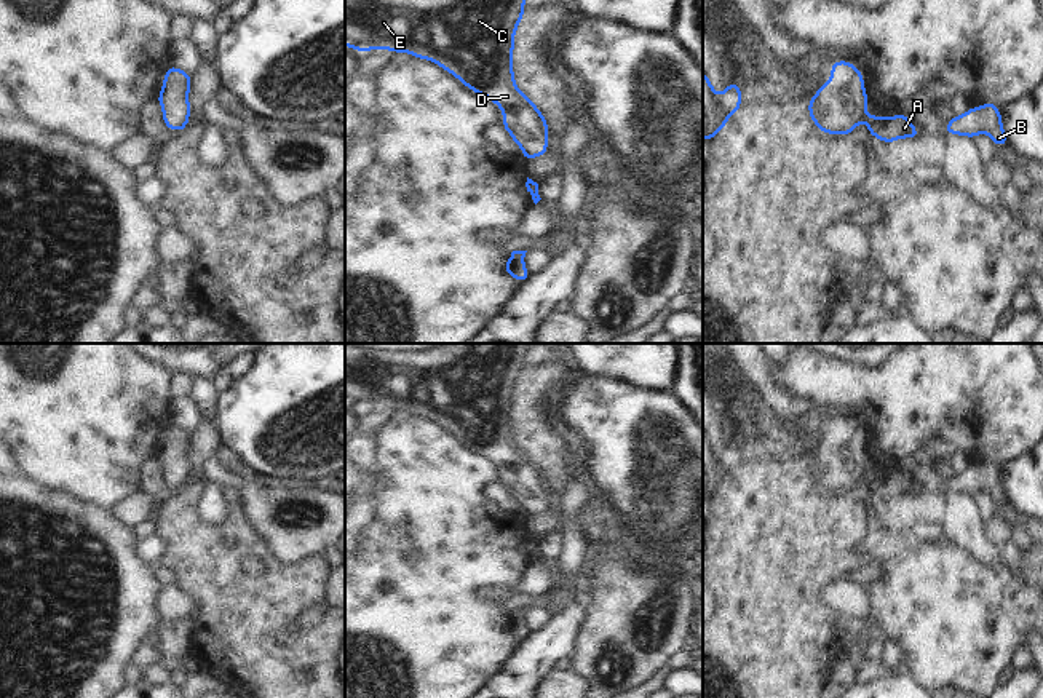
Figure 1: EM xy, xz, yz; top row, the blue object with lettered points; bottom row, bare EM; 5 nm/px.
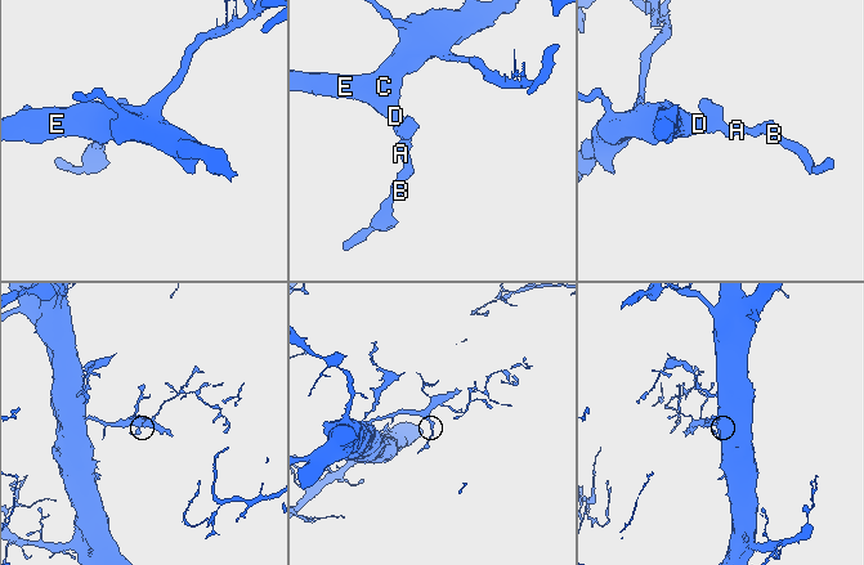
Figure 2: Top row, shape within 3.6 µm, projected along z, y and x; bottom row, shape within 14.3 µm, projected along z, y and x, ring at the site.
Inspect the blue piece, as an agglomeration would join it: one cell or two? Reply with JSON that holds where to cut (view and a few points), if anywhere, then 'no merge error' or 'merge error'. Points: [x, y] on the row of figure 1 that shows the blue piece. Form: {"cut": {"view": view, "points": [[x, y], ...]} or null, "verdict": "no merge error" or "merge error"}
{"cut": null, "verdict": "no merge error"}

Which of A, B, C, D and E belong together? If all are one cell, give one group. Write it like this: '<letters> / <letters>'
A B C D E

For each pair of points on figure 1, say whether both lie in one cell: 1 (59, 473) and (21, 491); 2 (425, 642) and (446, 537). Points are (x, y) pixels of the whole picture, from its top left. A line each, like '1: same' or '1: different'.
1: different
2: same

